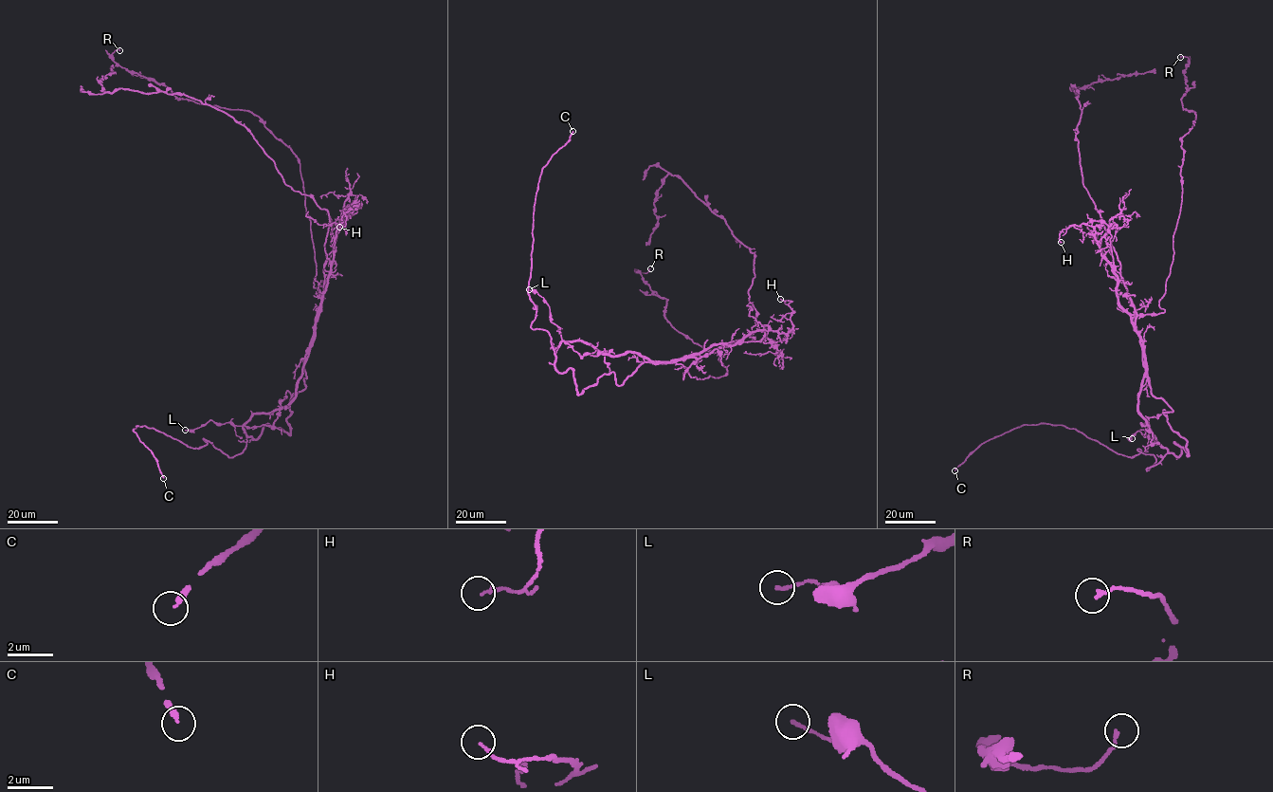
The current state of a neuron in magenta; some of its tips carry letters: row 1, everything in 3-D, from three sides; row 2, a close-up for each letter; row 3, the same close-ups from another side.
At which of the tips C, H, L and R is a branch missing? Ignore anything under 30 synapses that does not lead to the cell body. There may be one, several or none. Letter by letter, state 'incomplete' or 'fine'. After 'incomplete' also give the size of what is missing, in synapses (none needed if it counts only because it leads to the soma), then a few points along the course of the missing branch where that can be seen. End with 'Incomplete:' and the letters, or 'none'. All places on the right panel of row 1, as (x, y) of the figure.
C: incomplete
H: fine
L: fine
R: fine
Incomplete: C

